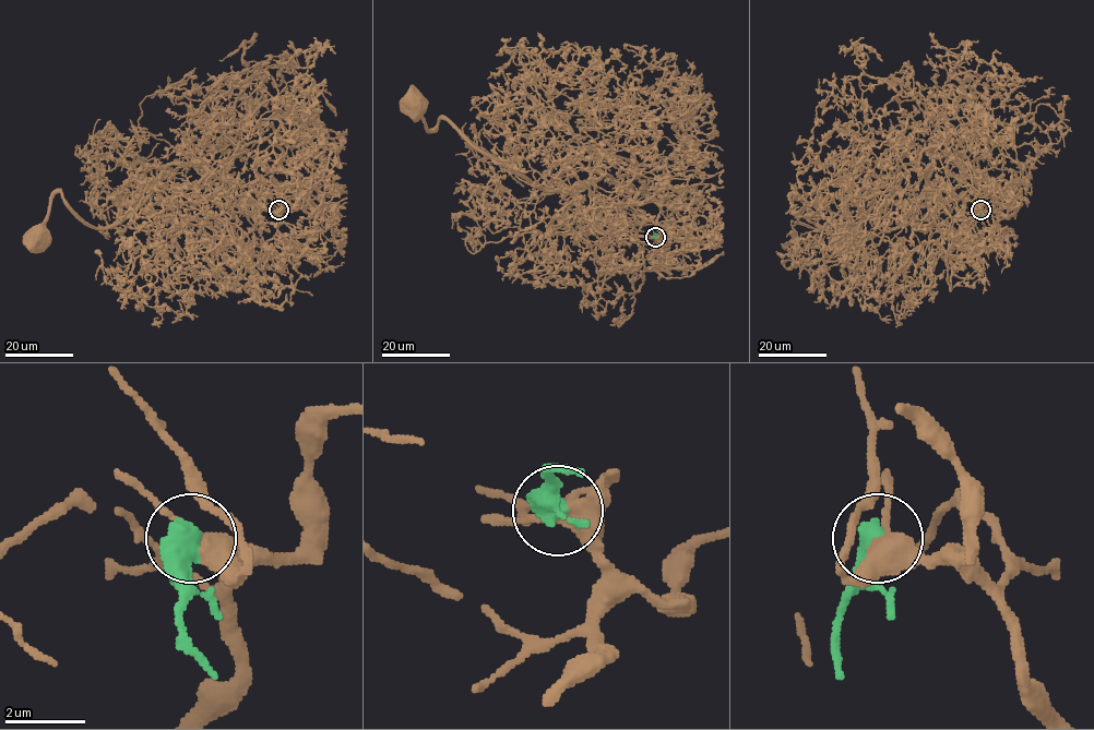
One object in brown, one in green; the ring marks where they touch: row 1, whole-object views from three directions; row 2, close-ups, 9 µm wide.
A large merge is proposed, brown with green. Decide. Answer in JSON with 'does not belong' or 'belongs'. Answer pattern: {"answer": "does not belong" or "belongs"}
{"answer": "does not belong"}

